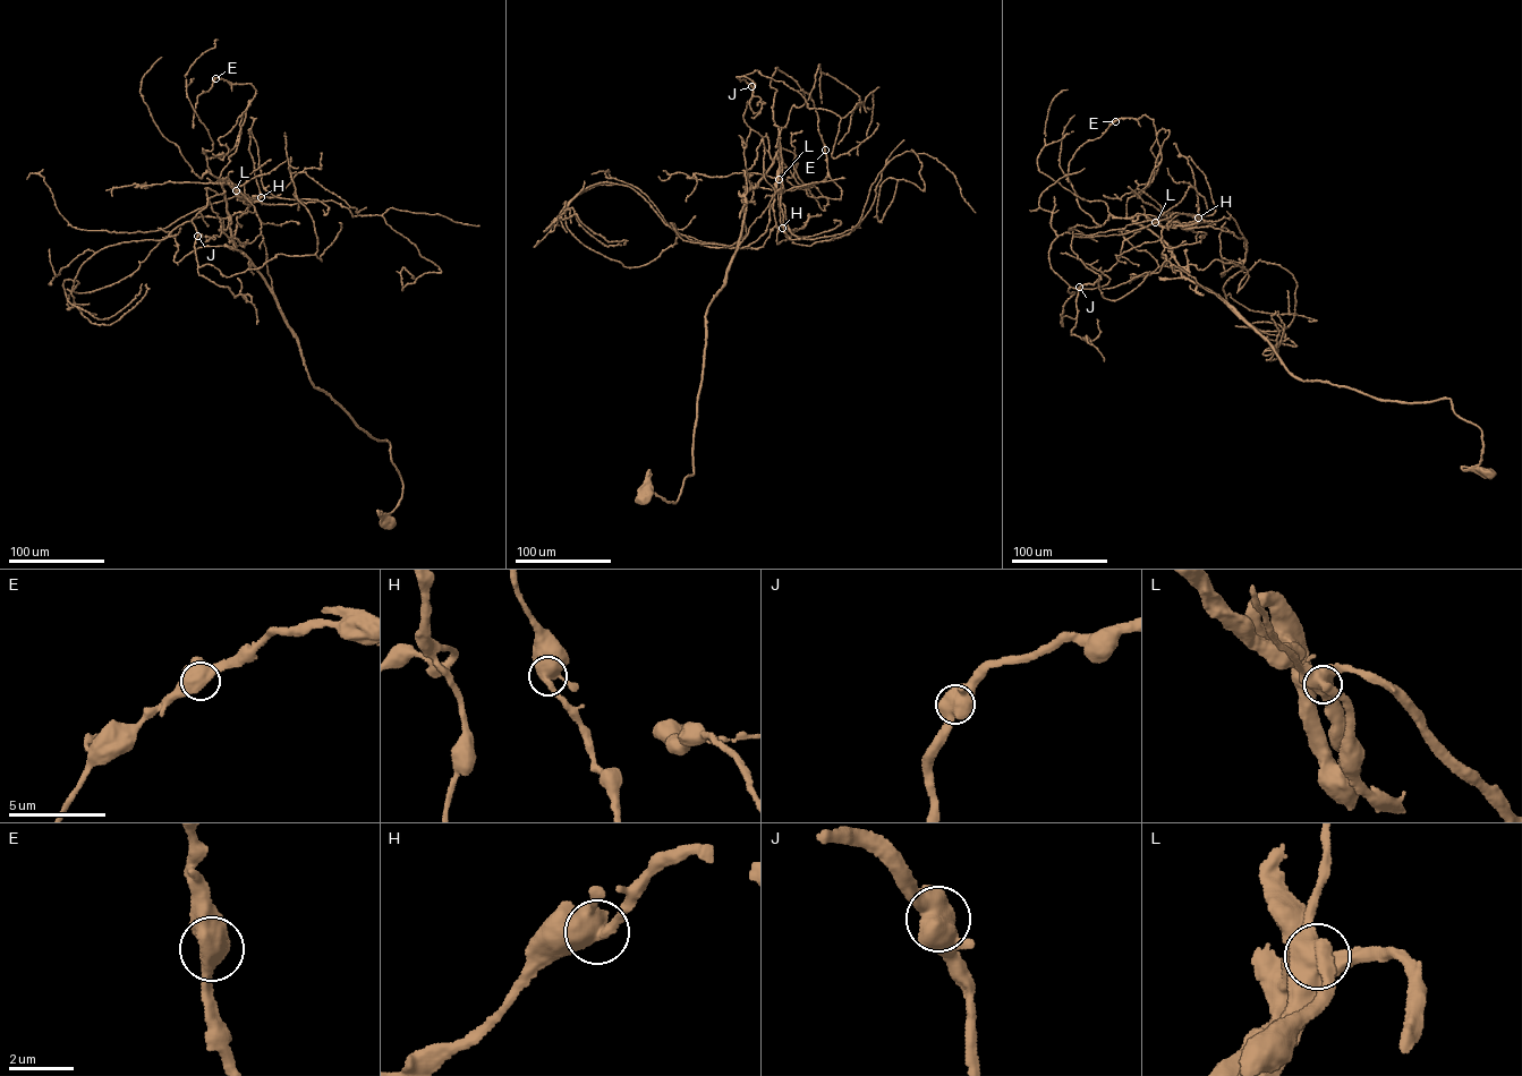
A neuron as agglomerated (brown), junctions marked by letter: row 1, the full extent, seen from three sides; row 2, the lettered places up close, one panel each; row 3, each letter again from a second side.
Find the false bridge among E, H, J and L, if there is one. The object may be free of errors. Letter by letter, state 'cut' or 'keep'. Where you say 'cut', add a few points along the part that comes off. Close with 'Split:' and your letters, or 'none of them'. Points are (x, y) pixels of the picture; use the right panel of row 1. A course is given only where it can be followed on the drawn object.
E: keep
H: keep
J: keep
L: keep
Split: none of them

